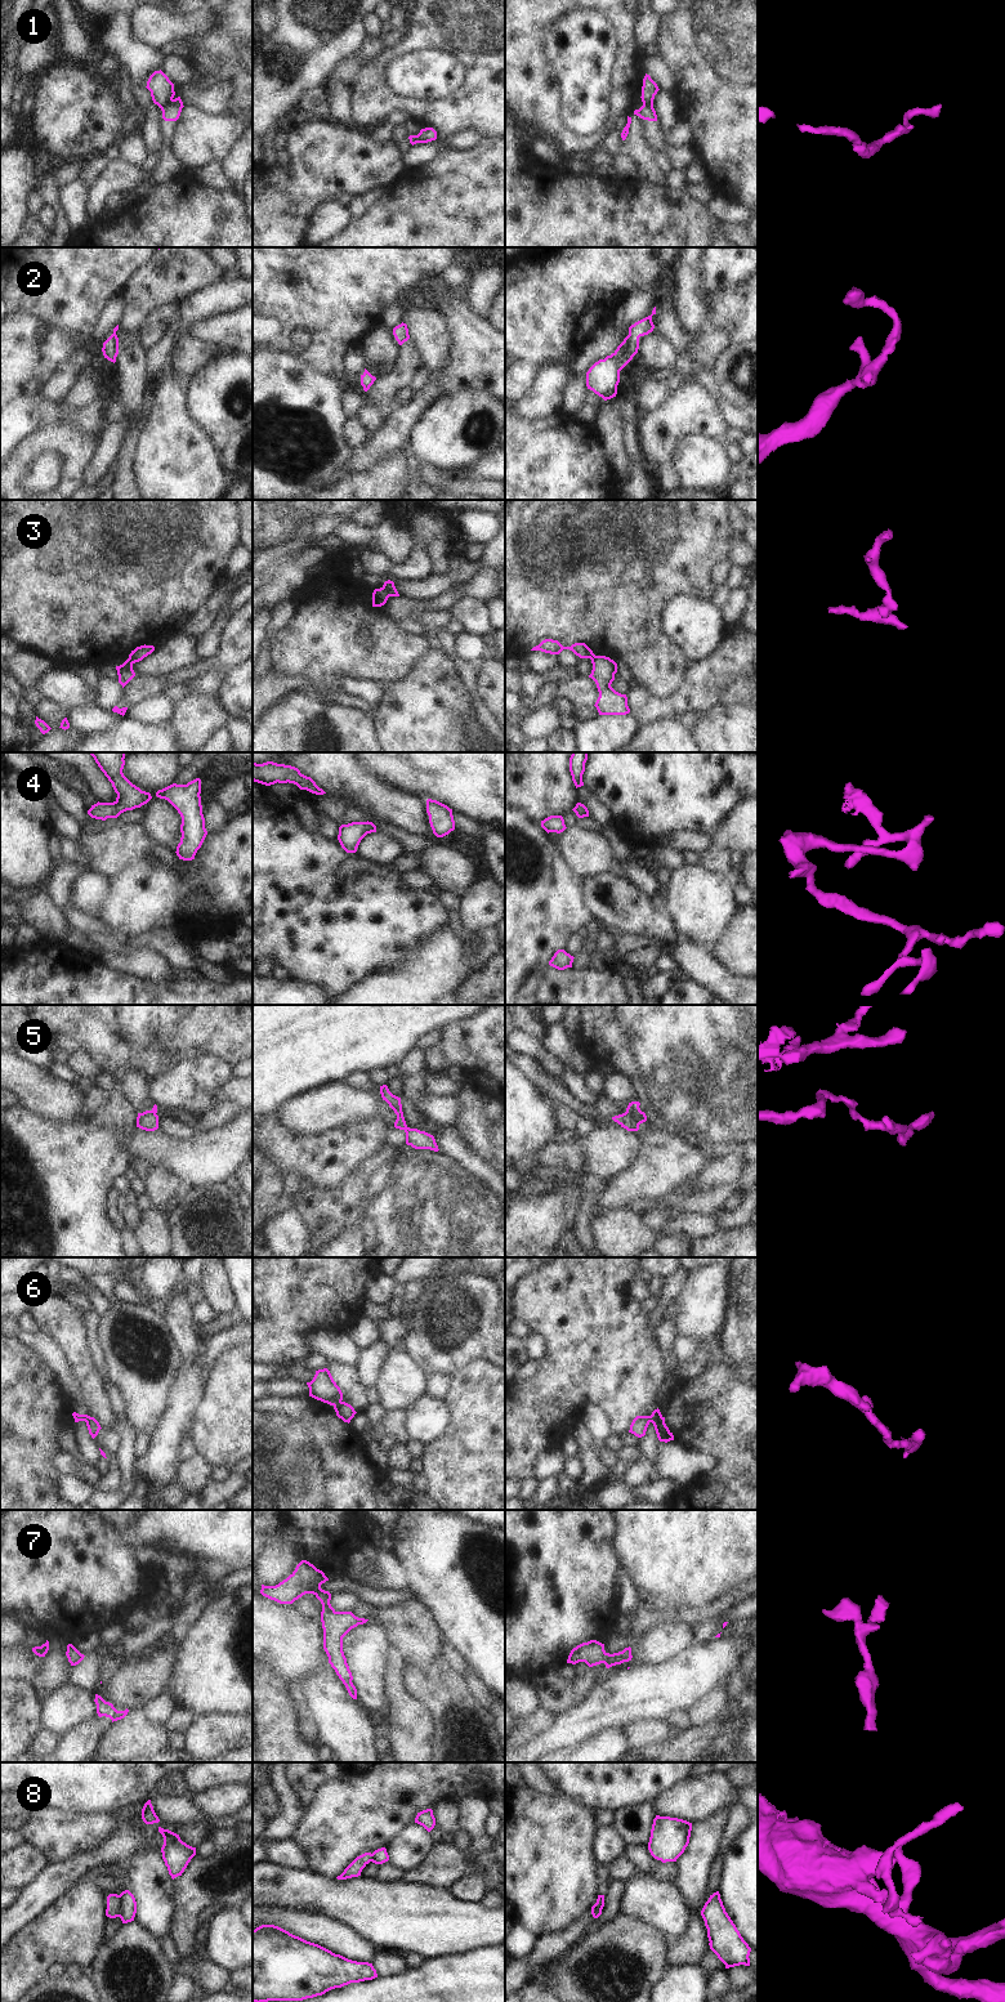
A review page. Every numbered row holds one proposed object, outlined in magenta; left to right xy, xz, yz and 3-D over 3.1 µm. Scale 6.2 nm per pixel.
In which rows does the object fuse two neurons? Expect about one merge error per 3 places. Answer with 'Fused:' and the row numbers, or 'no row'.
Fused: 1, 3, 5, 6, 8

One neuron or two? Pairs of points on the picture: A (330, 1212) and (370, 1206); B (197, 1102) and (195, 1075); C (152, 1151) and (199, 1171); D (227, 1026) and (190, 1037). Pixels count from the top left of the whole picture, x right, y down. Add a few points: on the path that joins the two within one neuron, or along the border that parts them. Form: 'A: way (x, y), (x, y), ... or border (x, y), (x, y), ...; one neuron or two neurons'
A: way (340, 1212), (360, 1212); one neuron
B: way (196, 1095), (195, 1081); one neuron
C: way (164, 1151), (187, 1160); one neuron
D: way (218, 1026), (199, 1035); one neuron

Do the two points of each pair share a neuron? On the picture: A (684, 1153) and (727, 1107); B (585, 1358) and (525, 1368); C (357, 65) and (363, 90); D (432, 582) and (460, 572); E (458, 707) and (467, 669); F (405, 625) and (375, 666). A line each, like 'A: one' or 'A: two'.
A: two
B: two
C: two
D: one
E: two
F: two

